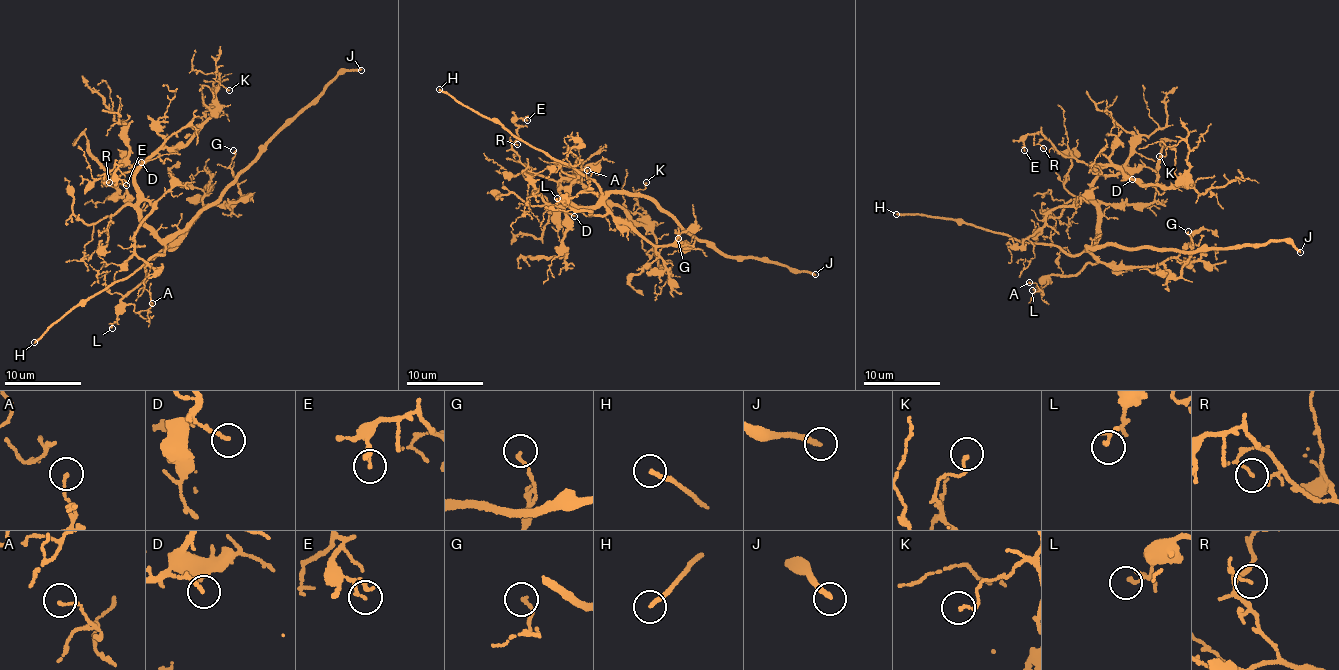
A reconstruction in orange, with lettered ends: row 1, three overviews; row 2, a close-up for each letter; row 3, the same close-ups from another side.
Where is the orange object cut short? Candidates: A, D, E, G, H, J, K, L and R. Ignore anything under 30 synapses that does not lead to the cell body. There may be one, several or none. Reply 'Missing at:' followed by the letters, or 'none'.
Missing at: H, J

